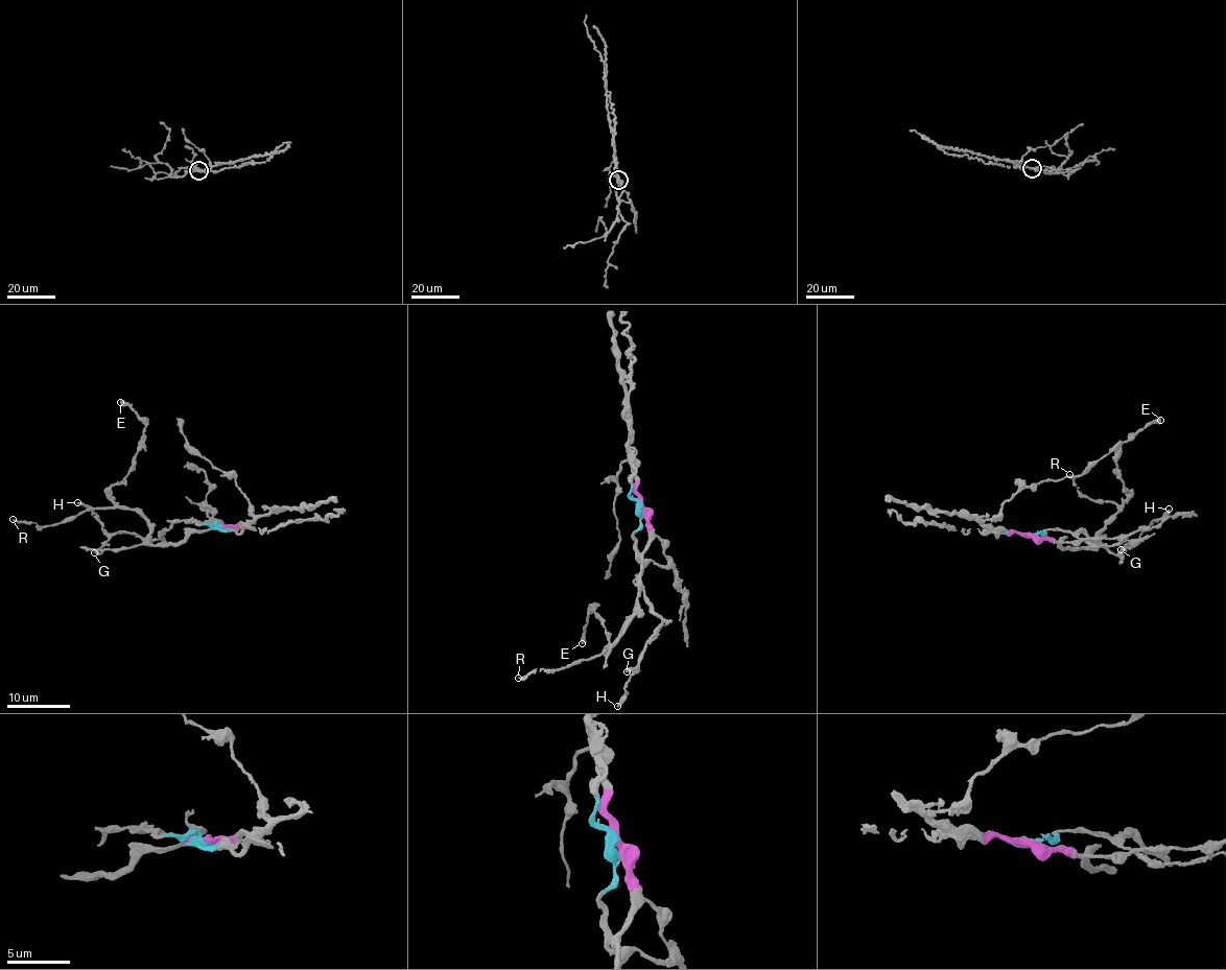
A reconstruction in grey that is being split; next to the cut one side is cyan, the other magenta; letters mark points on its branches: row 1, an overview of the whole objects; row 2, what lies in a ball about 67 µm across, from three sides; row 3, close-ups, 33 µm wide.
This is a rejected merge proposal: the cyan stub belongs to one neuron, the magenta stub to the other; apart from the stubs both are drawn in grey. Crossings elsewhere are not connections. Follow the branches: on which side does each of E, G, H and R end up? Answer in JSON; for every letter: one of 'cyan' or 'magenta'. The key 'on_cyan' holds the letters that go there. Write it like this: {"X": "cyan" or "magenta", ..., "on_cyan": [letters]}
{"E": "magenta", "G": "cyan", "H": "cyan", "R": "magenta", "on_cyan": ["G", "H"]}

